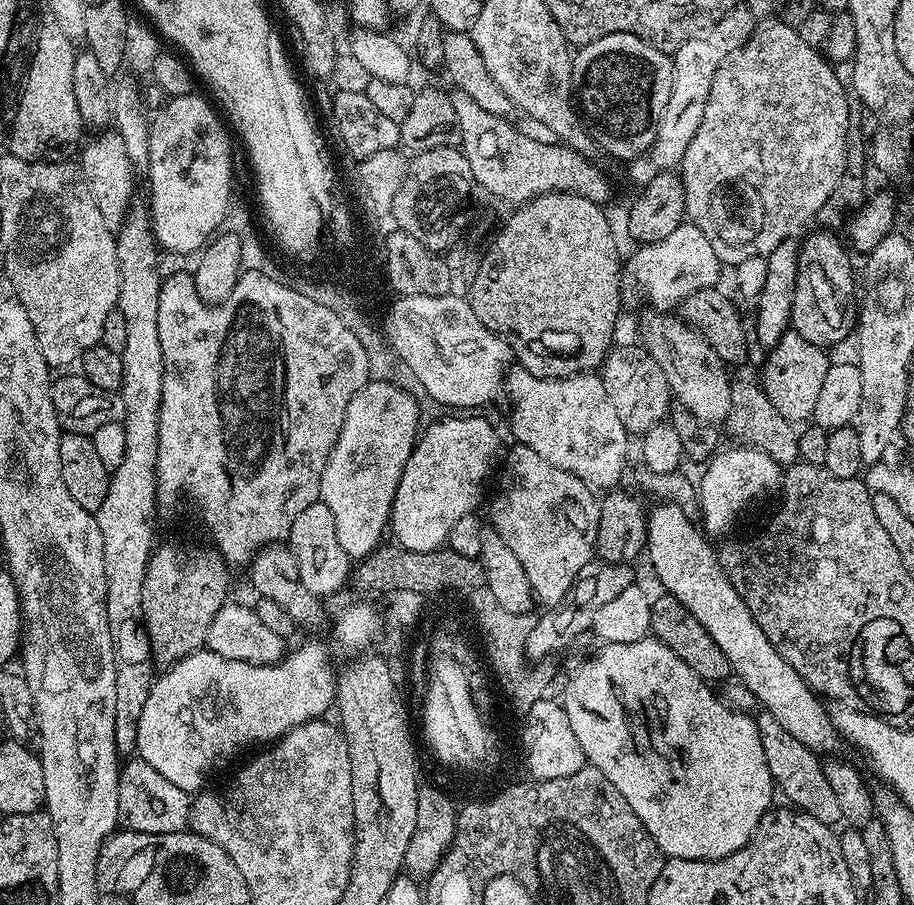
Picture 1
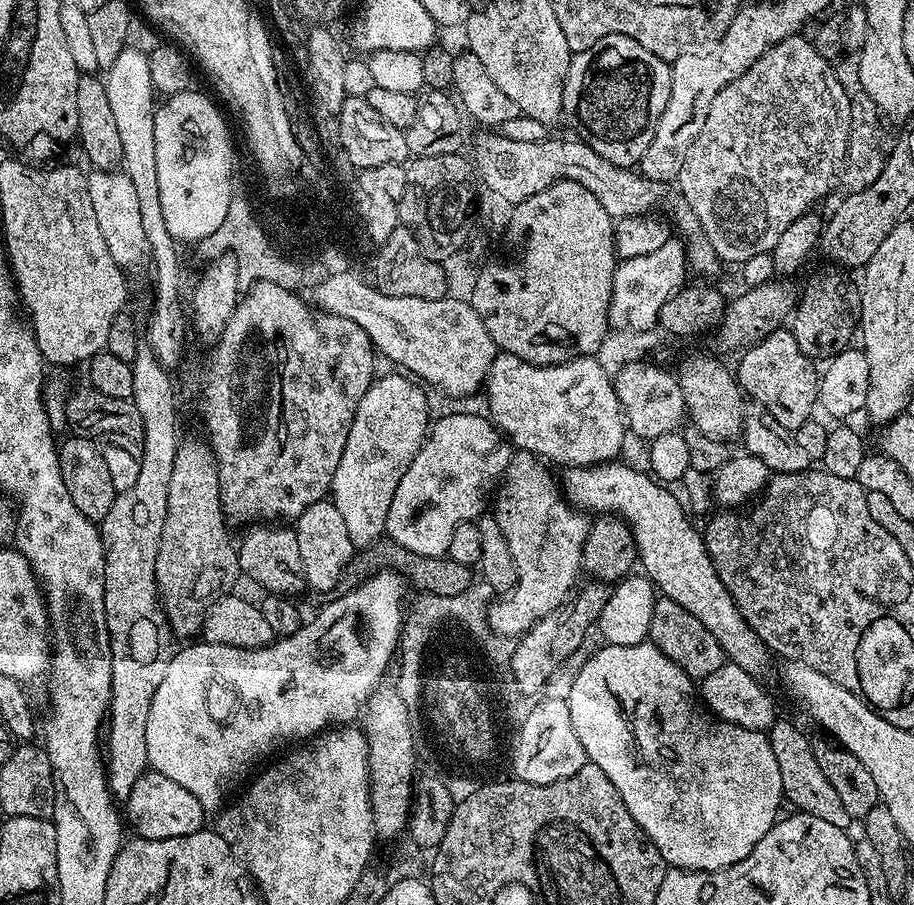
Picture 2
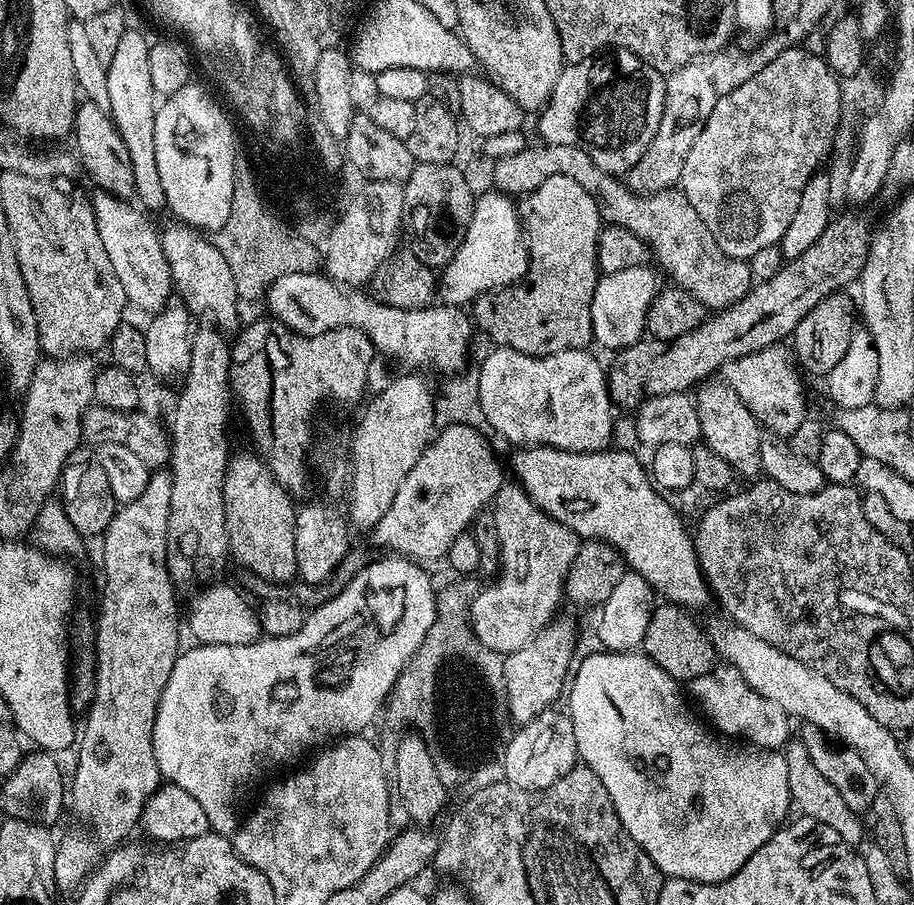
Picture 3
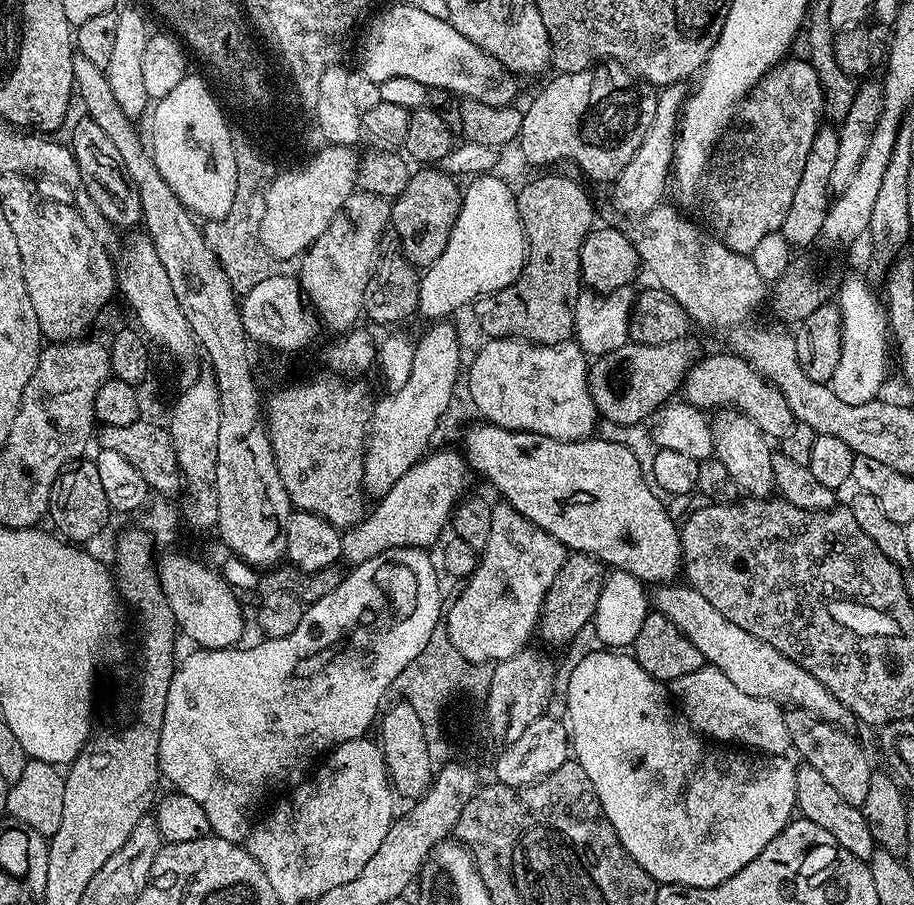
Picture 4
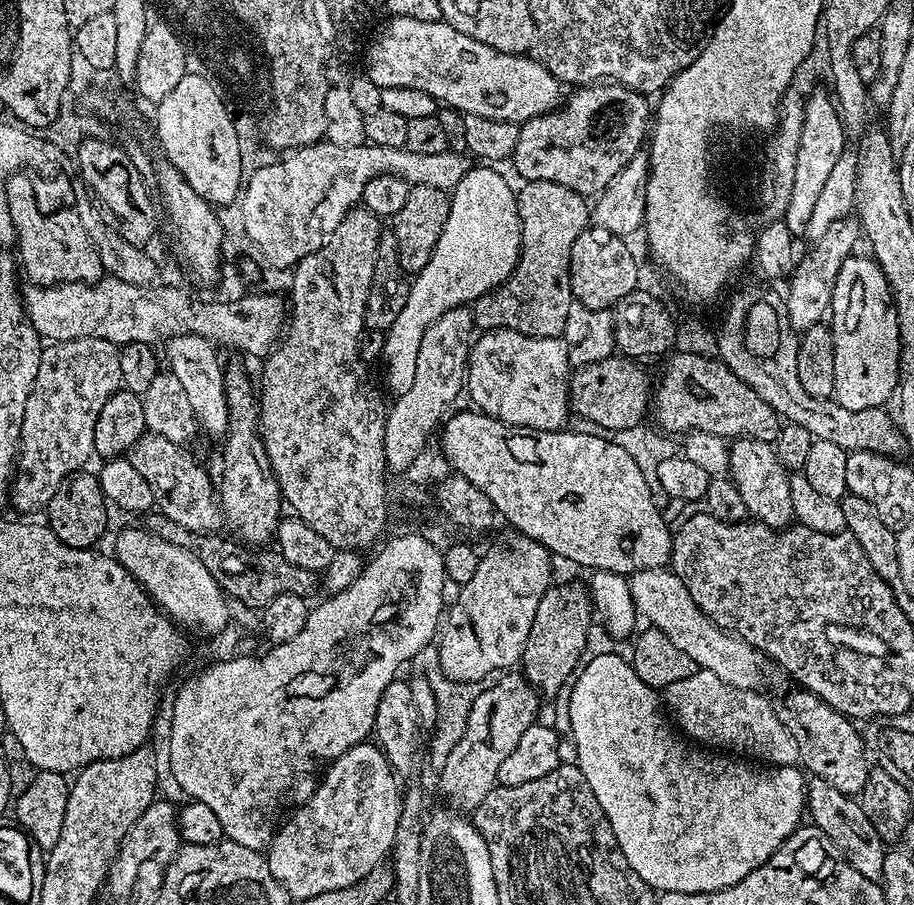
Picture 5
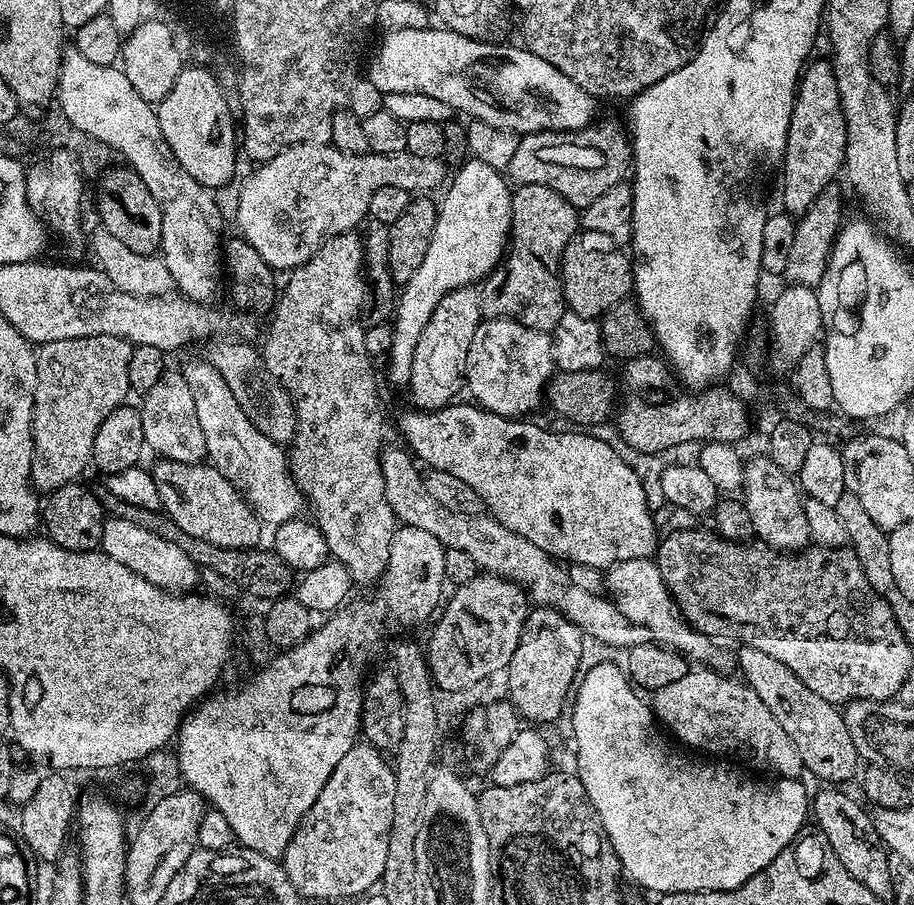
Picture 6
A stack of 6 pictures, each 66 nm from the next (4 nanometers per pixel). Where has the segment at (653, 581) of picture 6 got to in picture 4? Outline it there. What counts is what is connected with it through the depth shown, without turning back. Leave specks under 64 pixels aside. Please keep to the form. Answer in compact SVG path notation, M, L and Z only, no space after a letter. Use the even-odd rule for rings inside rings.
M665 582L651 593L650 600L655 611L665 615L702 652L705 661L722 670L738 690L753 698L766 698L788 708L801 708L832 724L847 725L847 720L850 720L848 709L834 698L834 694L830 694L826 686L822 686L822 682L818 682L818 678L814 678L814 674L802 670L802 666L798 666L796 660L786 658L782 650L774 650L770 642L762 642L762 638L746 634L742 626L734 626L730 618L723 616L687 583Z

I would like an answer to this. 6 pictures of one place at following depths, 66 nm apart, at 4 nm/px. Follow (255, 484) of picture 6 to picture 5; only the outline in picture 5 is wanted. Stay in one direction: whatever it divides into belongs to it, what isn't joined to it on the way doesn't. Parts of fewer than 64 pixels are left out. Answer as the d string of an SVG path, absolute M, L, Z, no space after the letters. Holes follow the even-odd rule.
M196 333L171 337L164 345L166 346L163 355L166 357L167 371L172 372L174 378L178 378L178 382L182 382L182 387L186 390L186 398L190 398L190 406L203 431L205 428L210 435L223 437L228 430L228 407L224 389L224 364L216 353L217 345Z

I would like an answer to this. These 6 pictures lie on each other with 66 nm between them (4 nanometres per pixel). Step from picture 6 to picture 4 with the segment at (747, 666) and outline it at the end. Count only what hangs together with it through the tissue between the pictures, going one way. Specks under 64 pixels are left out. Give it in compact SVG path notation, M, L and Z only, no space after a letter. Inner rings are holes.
M788 708L784 713L786 726L790 730L790 738L798 742L798 748L804 751L803 759L814 766L846 798L846 802L862 806L866 802L866 794L870 792L870 778L874 771L874 765L868 761L864 748L852 736L844 736L845 729L838 724L832 724L828 720L818 718L814 714L801 708Z

